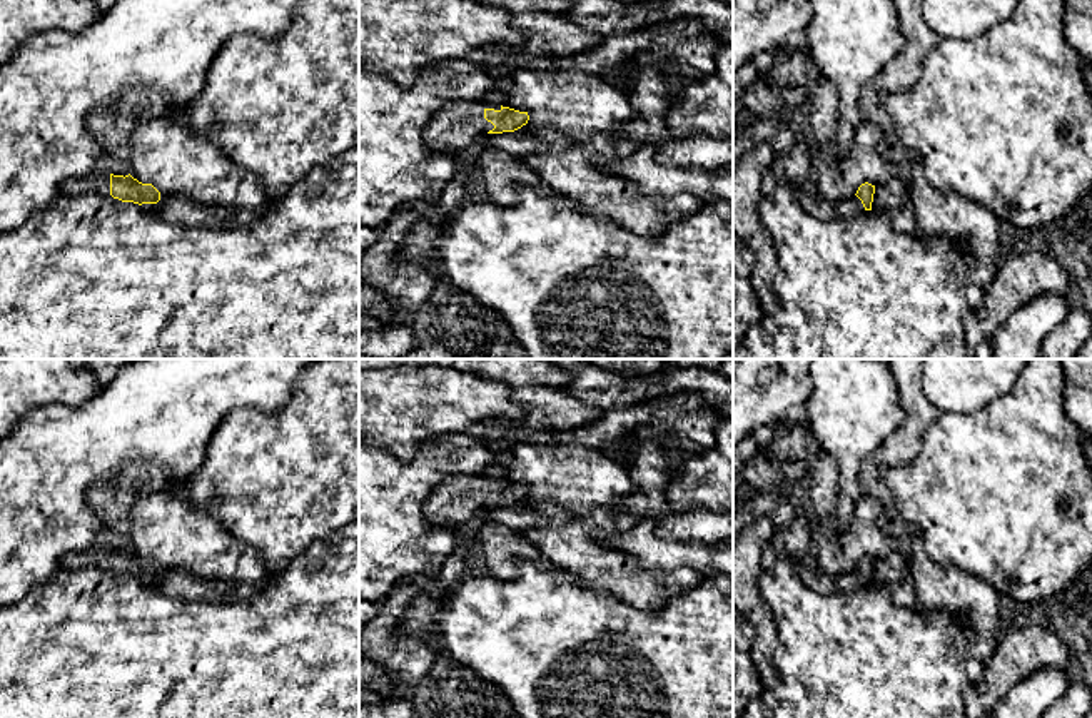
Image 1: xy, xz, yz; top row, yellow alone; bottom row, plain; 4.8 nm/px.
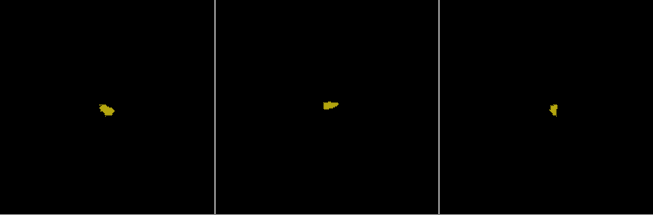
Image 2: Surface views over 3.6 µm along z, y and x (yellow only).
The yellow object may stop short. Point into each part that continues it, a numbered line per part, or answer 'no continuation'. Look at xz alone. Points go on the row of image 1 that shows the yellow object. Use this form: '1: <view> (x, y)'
1: xz (454, 129)

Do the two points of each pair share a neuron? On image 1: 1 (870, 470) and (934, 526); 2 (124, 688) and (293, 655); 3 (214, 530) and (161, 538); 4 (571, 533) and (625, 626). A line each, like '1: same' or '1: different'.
1: different
2: same
3: same
4: different

